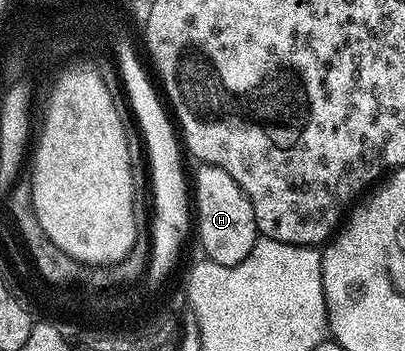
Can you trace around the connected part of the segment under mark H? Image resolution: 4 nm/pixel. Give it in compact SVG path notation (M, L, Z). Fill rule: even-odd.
M212 165L198 166L197 176L191 179L191 195L195 200L195 235L201 238L201 247L208 258L219 265L239 265L257 244L259 232L251 201L243 189L223 169Z

